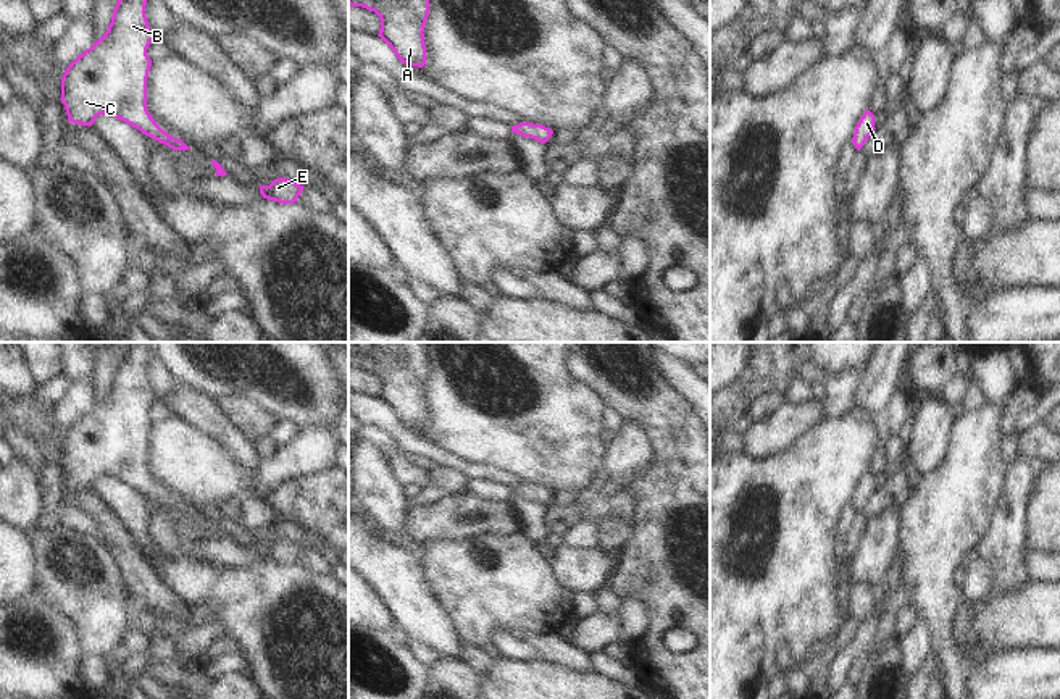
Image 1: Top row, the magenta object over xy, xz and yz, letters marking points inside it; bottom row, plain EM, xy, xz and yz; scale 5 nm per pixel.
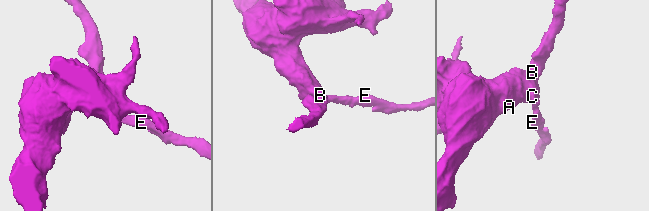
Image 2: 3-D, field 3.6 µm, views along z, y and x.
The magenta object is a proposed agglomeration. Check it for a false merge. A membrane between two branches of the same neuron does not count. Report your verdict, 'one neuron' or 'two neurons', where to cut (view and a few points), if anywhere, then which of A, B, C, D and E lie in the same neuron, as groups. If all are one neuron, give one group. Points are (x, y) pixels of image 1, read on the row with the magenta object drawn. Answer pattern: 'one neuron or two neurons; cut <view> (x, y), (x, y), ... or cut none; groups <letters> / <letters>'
one neuron; cut none; groups A B C D E

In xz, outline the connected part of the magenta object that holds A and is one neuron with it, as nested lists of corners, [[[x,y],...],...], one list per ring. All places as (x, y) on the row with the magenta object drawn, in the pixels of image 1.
[[[348,0],[350,6],[363,6],[381,19],[379,37],[397,58],[410,66],[426,65],[424,24],[429,0]]]

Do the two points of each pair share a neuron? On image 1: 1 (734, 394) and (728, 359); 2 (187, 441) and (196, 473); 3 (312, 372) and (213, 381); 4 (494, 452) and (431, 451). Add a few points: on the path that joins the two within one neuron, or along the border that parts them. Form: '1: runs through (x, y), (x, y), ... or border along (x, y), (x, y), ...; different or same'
1: border along (747, 359), (746, 368), (726, 388); different
2: runs through (187, 449), (189, 465); same
3: runs through (308, 404), (246, 383); same
4: border along (415, 430), (441, 447), (483, 465); different

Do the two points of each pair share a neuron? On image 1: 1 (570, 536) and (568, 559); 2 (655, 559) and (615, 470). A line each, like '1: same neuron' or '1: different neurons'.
1: different neurons
2: different neurons

